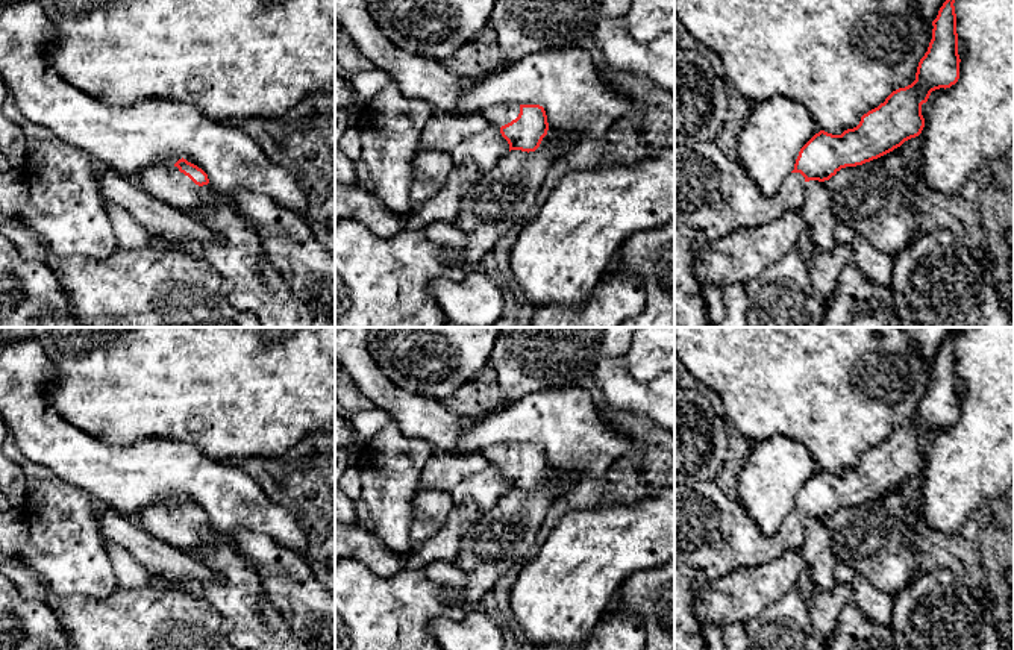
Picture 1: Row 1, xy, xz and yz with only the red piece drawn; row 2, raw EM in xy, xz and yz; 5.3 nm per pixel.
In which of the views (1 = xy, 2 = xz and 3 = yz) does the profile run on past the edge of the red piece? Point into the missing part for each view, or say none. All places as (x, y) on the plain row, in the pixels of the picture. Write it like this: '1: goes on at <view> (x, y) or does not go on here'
1: goes on at xy (167, 523)
2: goes on at xz (499, 455)
3: goes on at yz (713, 534)

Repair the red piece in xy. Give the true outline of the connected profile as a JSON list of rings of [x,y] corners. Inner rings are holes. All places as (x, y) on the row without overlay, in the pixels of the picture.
[[[182,497],[173,506],[156,505],[144,511],[138,523],[156,538],[188,552],[199,545],[200,527],[209,518],[202,508]]]

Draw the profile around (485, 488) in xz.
[[[490,464],[485,470],[459,482],[450,495],[455,505],[473,502],[479,512],[487,514],[509,491],[508,480],[502,476],[500,467]]]

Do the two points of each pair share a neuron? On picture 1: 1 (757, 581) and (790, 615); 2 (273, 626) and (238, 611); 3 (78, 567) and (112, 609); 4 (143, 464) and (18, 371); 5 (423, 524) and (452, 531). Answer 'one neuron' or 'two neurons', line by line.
1: two neurons
2: one neuron
3: two neurons
4: one neuron
5: two neurons

